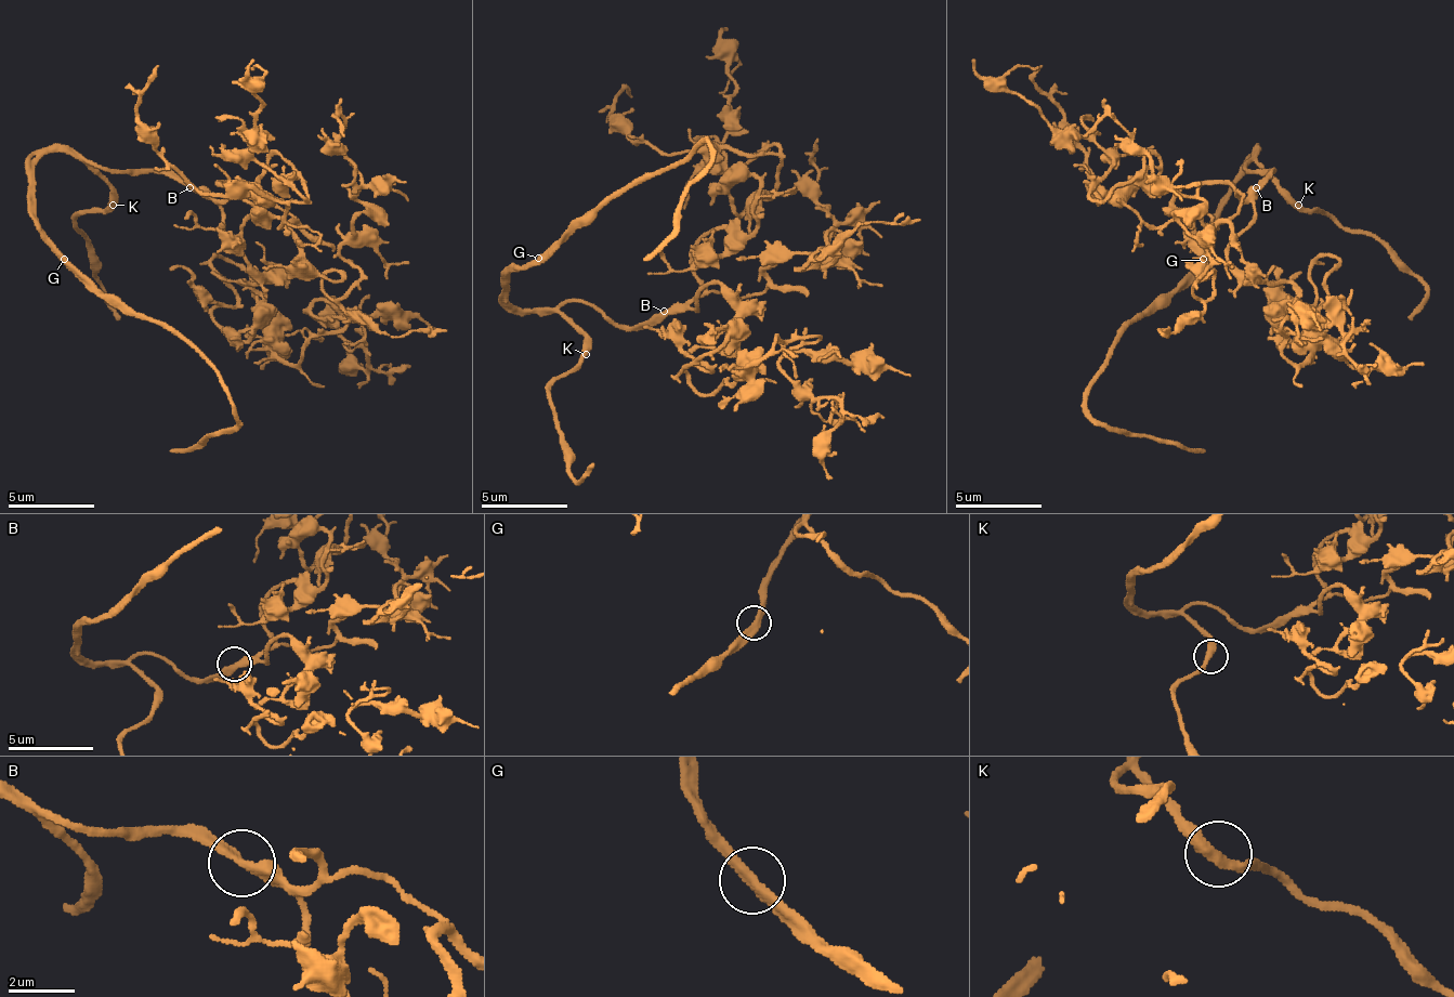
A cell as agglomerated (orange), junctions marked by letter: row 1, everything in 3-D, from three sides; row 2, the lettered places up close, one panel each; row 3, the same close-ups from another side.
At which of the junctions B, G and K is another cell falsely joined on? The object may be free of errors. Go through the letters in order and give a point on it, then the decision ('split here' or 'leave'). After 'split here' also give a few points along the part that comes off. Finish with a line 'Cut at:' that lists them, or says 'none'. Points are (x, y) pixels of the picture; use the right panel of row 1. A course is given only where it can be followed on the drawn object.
B: (1256, 187) | leave
G: (1203, 259) | leave
K: (1298, 205) | leave
Cut at: none

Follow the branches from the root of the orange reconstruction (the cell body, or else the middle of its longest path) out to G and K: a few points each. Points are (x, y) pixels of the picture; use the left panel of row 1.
G: (190, 183), (155, 170), (100, 170), (69, 153), (48, 153), (35, 166), (35, 213), (43, 239), (65, 260)
K: (190, 183), (177, 183), (155, 170), (100, 170), (91, 161), (91, 170), (108, 187), (108, 200), (113, 205)

